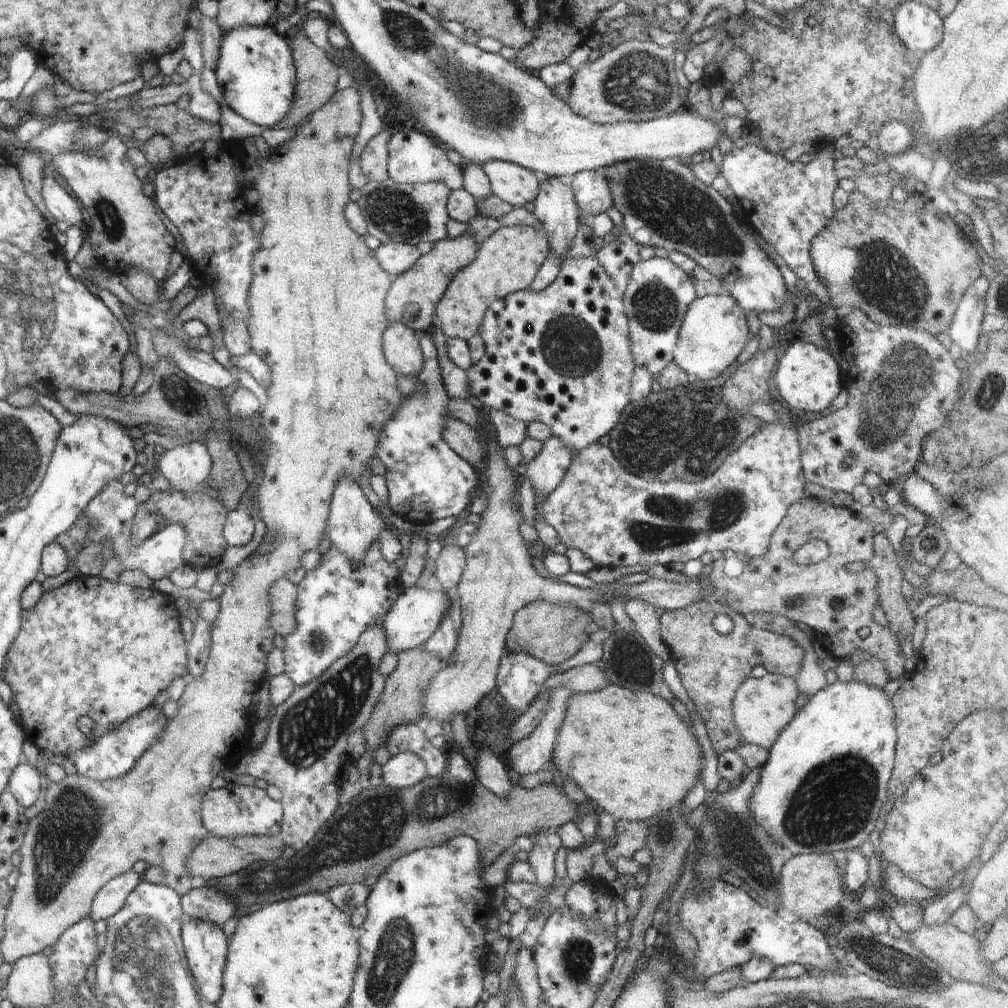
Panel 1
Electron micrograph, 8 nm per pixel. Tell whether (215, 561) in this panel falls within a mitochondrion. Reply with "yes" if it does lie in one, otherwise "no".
no

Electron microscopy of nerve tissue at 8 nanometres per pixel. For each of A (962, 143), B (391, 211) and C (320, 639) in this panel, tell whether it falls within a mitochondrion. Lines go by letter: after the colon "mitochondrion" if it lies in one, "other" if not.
A: mitochondrion
B: mitochondrion
C: mitochondrion

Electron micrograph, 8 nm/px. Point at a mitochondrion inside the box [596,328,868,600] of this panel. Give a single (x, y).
(672, 435)

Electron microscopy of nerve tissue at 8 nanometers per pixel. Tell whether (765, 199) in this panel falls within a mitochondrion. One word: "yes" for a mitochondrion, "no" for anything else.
no

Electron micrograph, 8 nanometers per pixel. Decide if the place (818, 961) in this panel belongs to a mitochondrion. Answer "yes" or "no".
no

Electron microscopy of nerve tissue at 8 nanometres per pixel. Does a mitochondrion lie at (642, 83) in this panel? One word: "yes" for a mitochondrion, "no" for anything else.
yes

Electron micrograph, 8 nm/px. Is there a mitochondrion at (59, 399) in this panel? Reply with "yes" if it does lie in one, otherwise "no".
no

